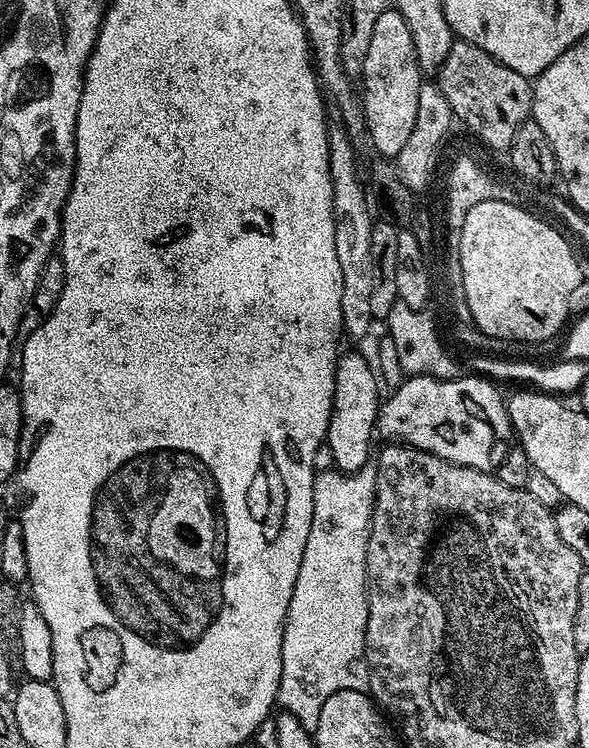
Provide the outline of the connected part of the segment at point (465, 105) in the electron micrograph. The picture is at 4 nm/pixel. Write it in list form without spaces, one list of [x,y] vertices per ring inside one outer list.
[[[457,39],[446,54],[434,82],[446,94],[453,117],[460,120],[481,140],[498,151],[507,153],[514,142],[514,134],[532,115],[532,84],[529,77],[510,70],[486,50],[470,42]]]

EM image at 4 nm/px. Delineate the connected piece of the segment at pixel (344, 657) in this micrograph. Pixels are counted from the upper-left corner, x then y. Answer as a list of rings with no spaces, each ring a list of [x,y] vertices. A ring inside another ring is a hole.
[[[365,466],[356,472],[320,470],[312,482],[314,510],[310,522],[310,538],[302,554],[298,582],[288,603],[282,638],[282,678],[278,704],[309,730],[318,726],[322,706],[330,694],[343,688],[367,689],[370,684],[368,659],[364,656],[366,622],[368,621],[368,575],[366,546],[368,528],[372,524],[372,507],[376,501],[376,469]]]

